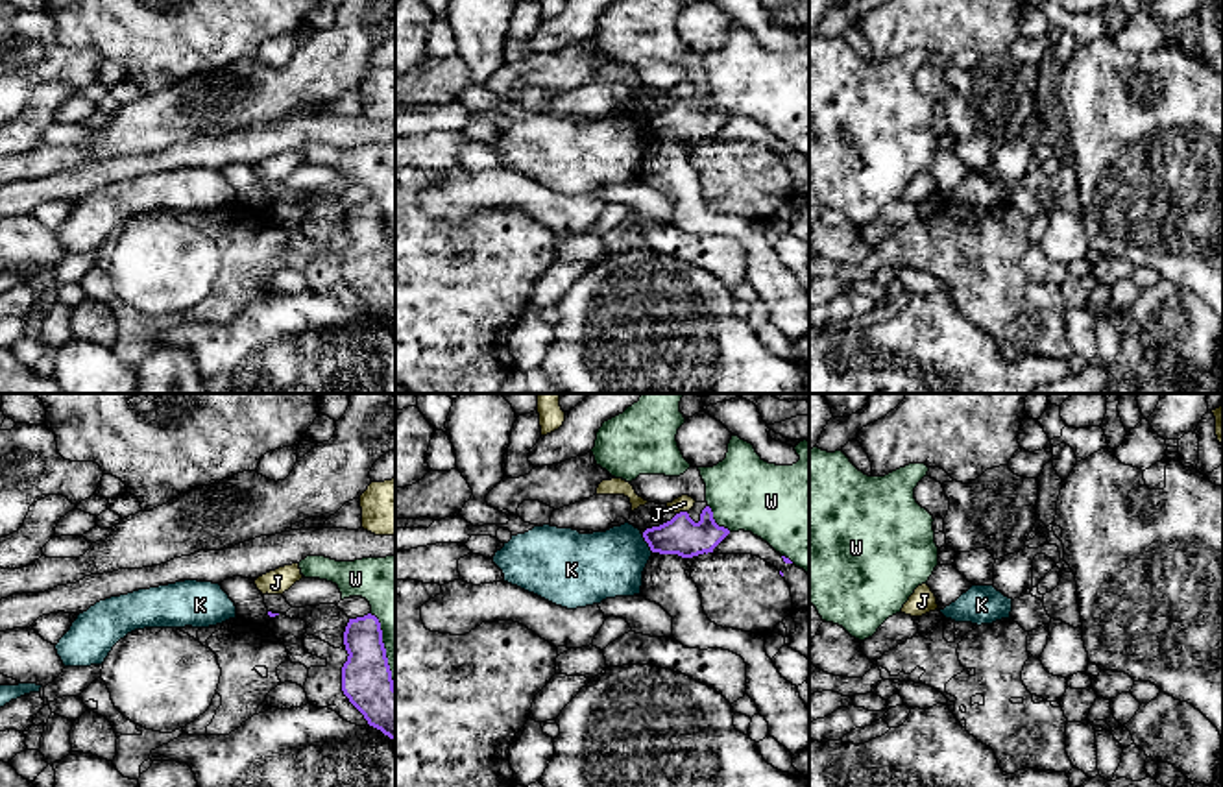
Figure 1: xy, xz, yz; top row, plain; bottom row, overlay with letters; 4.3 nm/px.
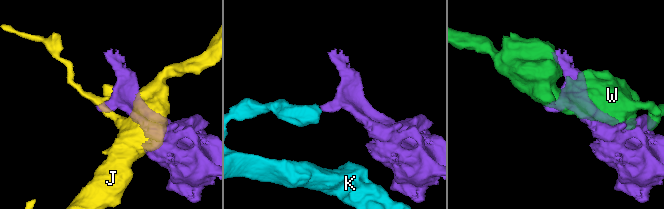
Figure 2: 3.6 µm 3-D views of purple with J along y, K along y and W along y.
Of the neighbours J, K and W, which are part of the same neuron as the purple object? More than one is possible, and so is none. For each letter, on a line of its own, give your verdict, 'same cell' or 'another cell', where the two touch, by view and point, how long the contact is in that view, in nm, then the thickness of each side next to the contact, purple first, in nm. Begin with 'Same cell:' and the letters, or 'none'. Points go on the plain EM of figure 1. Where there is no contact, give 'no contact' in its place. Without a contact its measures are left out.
Same cell: none
J: another cell; contact xz (680, 98); length 50 nm; calibres 170 and 70 nm
K: another cell; contact xz (647, 128); length 90 nm; calibres 170 and 300 nm
W: another cell; contact xz (714, 108); length 160 nm; calibres 170 and 320 nm

